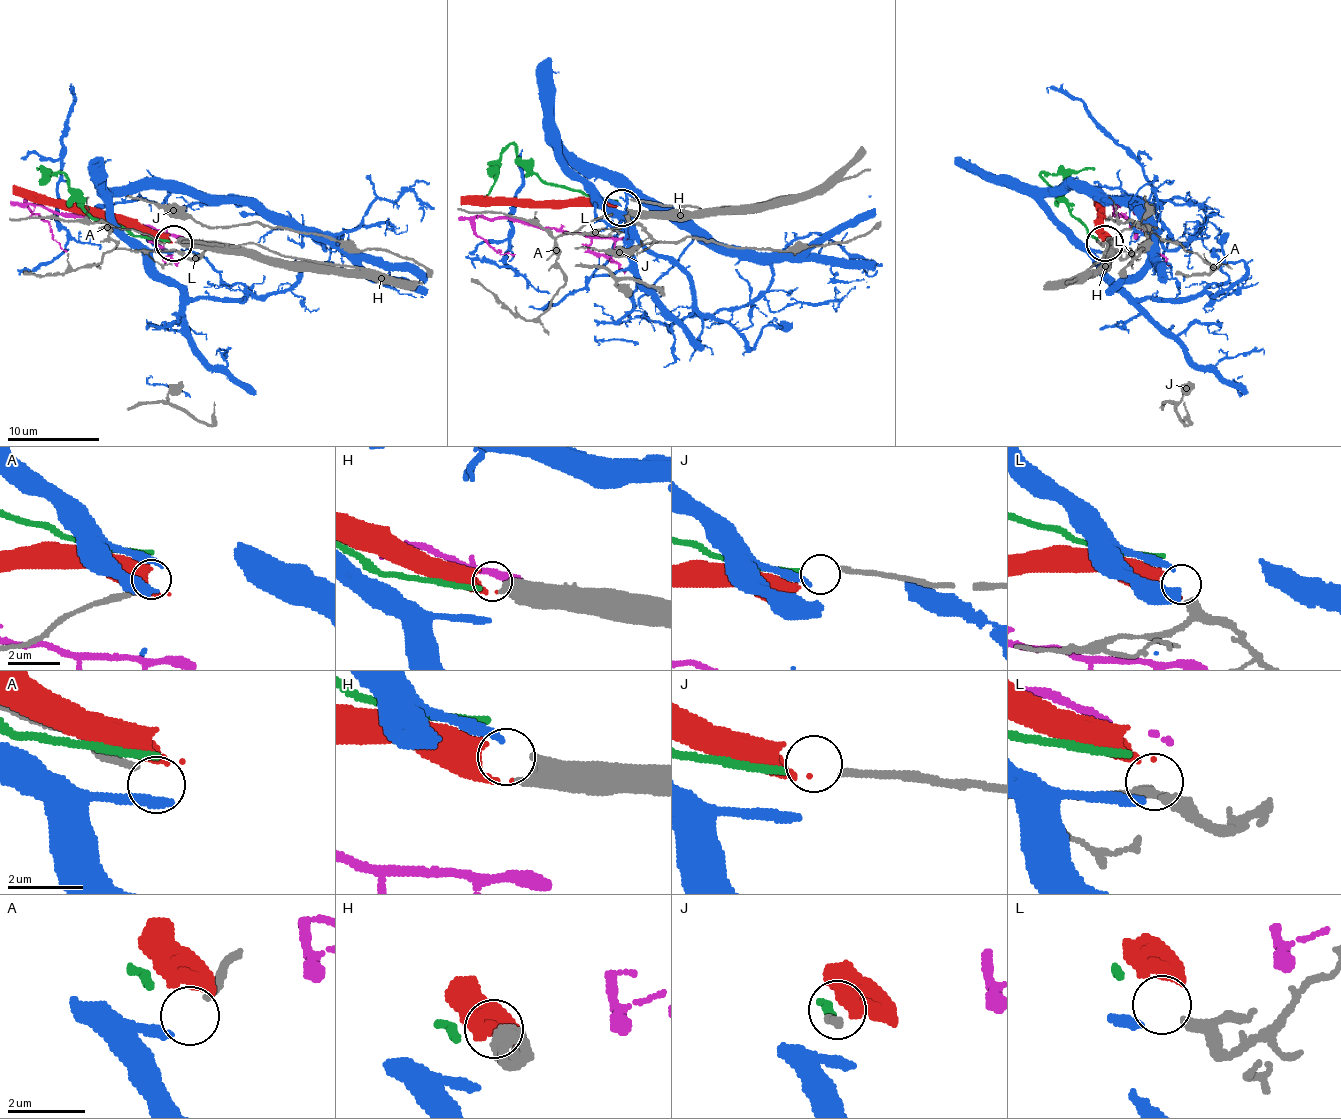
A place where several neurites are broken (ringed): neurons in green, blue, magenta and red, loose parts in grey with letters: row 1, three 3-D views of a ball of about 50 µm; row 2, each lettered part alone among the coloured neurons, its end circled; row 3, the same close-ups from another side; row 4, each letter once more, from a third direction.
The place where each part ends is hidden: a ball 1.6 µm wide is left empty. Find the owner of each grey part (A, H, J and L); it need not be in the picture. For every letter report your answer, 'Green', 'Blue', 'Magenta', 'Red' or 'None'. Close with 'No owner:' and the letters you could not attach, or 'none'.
A: None
H: Red
J: Green
L: Blue
No owner: A

